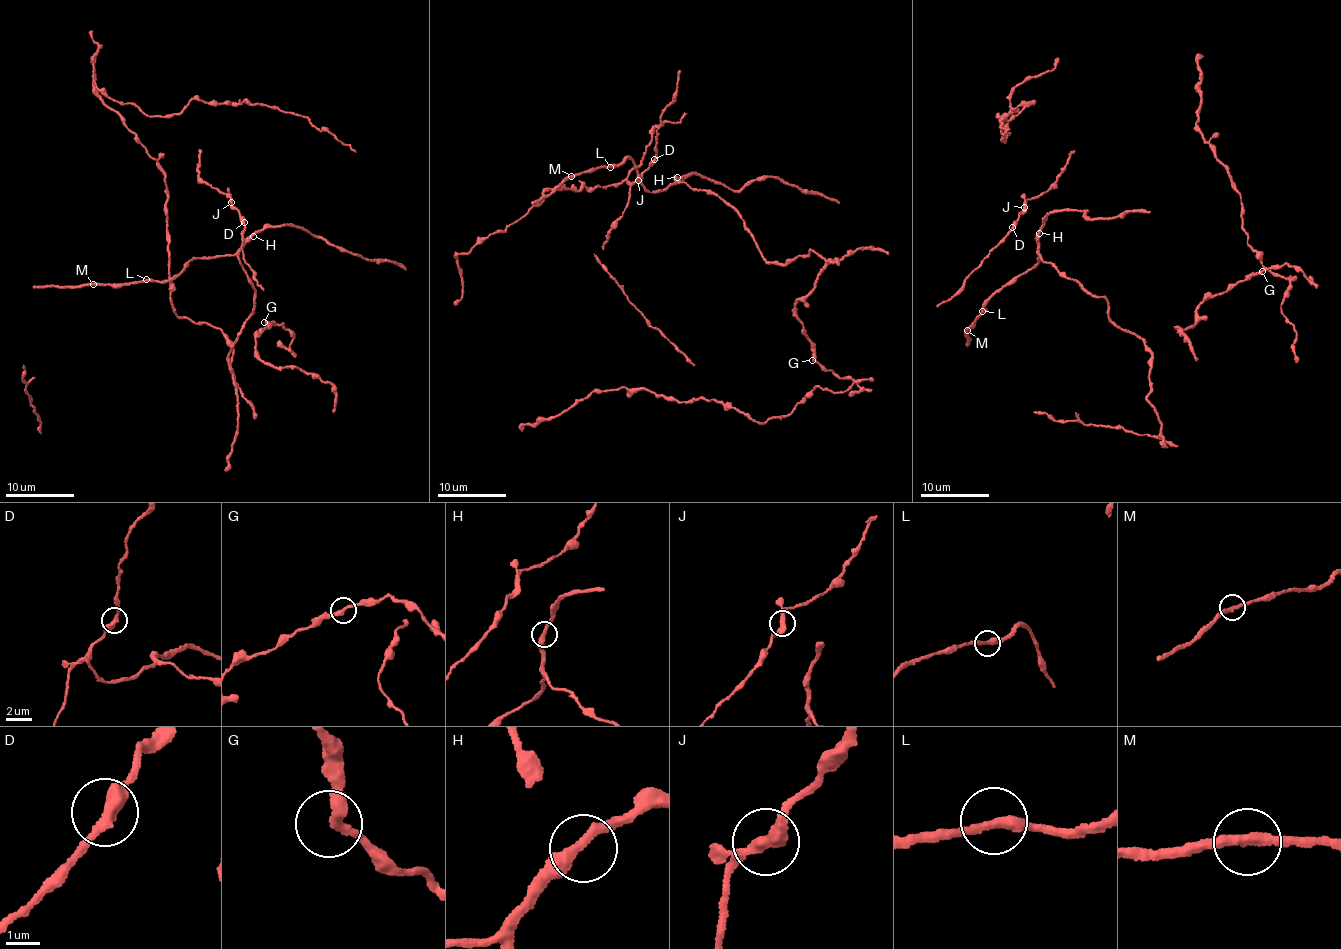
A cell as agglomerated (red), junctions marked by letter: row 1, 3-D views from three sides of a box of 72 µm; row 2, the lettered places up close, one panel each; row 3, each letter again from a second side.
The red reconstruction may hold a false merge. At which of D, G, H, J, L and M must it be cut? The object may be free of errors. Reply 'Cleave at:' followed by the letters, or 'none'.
Cleave at: J

